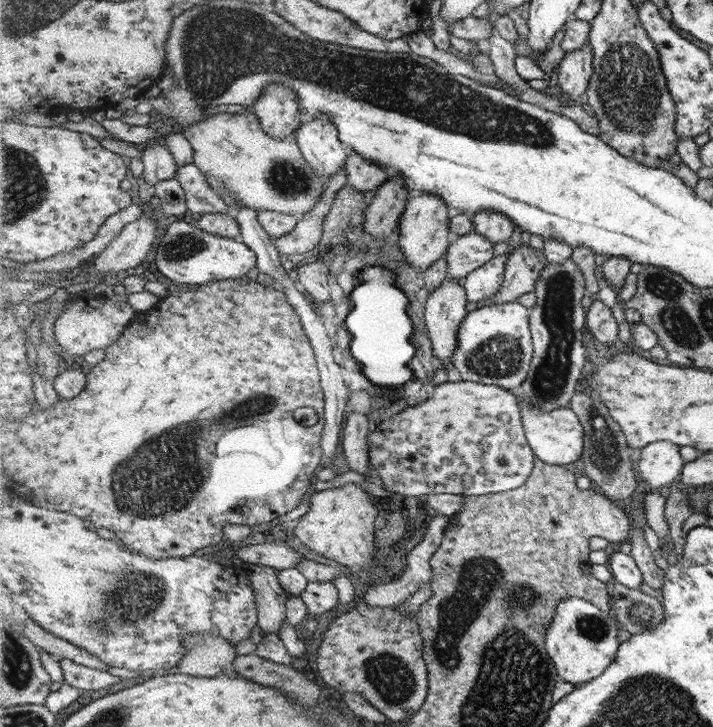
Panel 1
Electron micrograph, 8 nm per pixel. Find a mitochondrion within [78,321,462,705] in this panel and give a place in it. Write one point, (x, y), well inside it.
(160, 476)

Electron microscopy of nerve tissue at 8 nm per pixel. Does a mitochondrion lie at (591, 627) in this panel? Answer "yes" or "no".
yes

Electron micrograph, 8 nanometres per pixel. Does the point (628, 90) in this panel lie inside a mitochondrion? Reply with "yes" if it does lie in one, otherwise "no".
yes

